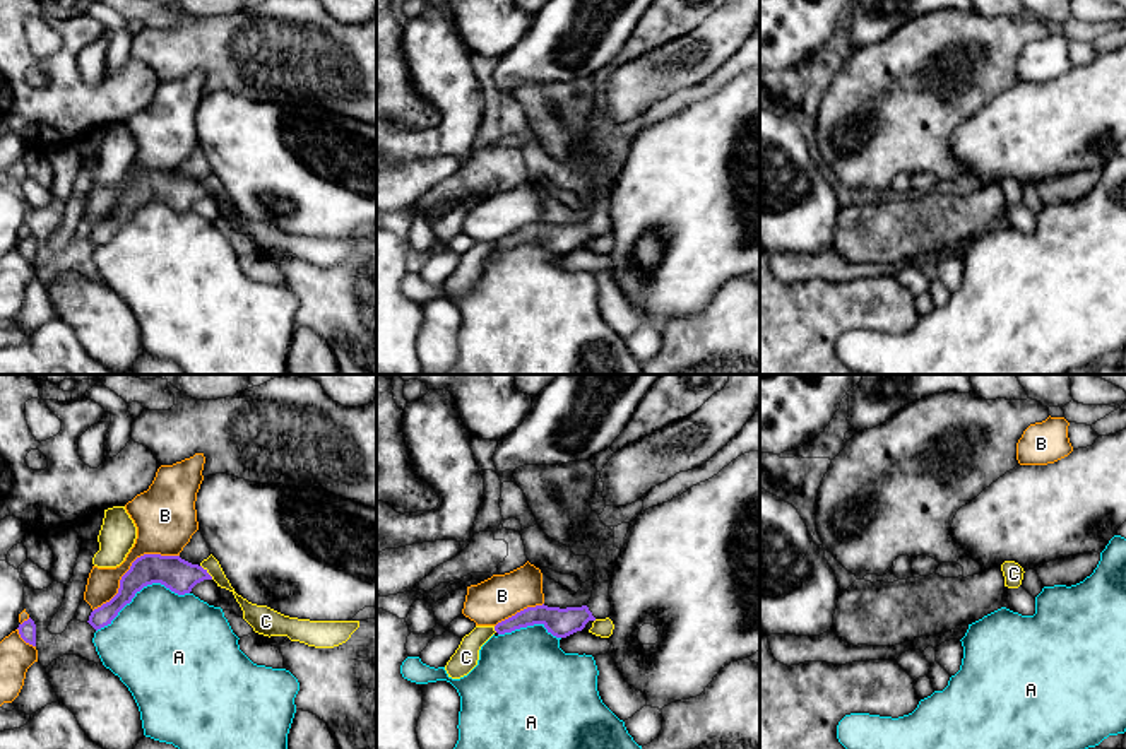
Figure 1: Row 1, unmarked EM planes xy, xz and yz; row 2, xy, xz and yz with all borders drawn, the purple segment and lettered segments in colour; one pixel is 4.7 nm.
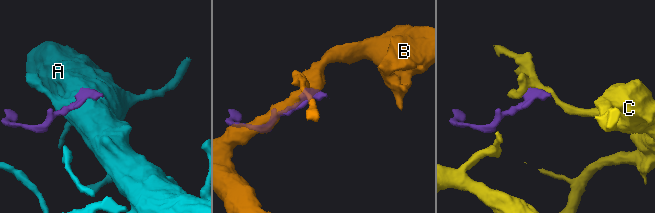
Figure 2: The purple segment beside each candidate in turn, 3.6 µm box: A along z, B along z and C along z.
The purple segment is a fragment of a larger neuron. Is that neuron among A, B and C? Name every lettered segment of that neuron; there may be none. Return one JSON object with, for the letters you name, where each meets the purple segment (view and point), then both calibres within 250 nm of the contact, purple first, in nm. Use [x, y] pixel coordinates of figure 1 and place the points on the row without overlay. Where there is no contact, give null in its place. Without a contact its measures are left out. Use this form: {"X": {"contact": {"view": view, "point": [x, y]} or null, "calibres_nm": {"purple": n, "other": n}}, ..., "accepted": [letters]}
{"accepted": []}

